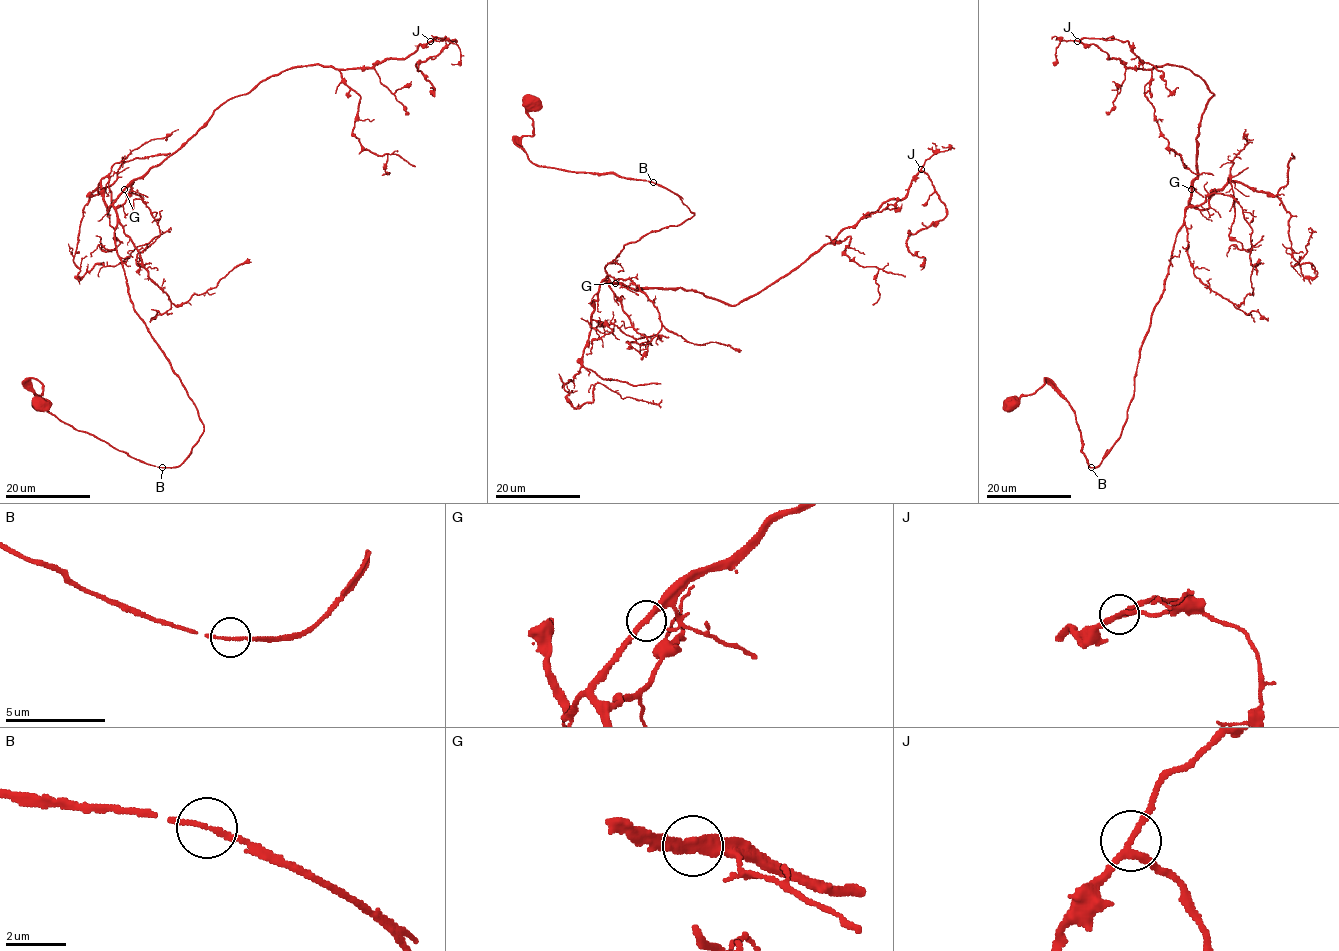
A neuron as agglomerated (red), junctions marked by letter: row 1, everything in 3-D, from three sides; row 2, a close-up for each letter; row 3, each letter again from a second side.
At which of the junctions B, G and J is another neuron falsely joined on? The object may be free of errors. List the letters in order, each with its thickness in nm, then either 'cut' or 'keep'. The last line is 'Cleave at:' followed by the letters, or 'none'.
B: 140 nm thick; keep
G: 360 nm thick; keep
J: 220 nm thick; keep
Cleave at: none

